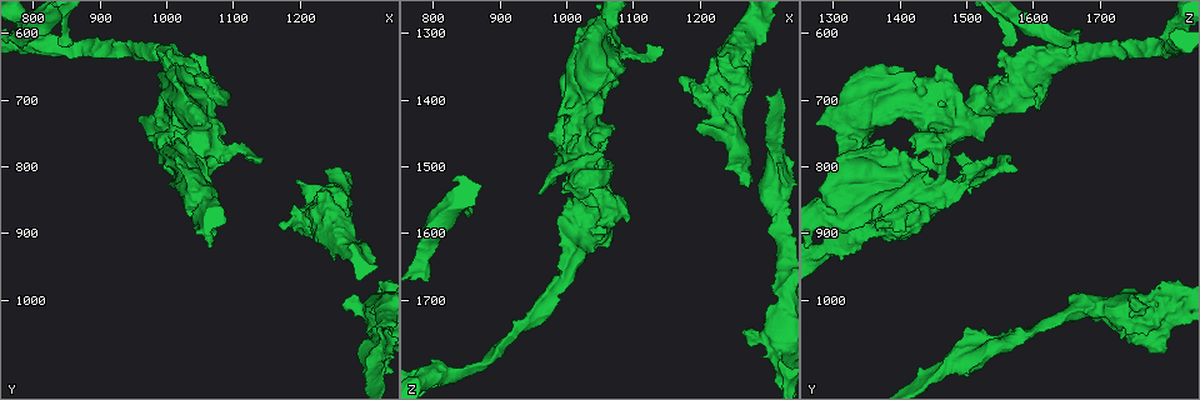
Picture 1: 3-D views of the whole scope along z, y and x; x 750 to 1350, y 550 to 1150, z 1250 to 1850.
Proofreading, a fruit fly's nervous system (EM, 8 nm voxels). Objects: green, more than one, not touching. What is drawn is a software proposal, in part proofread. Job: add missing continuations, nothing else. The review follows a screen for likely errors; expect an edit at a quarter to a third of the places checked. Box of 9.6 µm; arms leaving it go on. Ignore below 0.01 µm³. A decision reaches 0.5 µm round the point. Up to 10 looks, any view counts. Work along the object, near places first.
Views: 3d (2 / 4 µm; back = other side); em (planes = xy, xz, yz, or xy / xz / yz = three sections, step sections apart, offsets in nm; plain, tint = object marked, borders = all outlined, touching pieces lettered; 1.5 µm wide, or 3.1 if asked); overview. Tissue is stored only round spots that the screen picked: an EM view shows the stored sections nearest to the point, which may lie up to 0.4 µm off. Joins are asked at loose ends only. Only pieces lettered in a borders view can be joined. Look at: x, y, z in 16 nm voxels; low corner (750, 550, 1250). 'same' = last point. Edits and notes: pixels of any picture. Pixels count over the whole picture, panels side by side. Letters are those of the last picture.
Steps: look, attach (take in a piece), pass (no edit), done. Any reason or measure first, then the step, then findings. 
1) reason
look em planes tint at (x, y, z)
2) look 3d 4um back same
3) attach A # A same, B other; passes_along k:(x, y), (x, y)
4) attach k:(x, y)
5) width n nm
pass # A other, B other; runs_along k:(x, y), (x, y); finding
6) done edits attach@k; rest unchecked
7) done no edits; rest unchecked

free end
look em planes borders at (1175, 895, 1360)

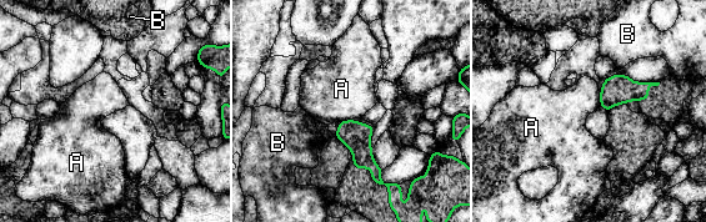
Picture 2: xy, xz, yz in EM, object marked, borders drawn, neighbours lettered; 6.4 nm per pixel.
pass # A other, B other; border 2:(351, 119), (340, 122); none of them fits

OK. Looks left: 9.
look em planes borders at (995, 790, 1530)

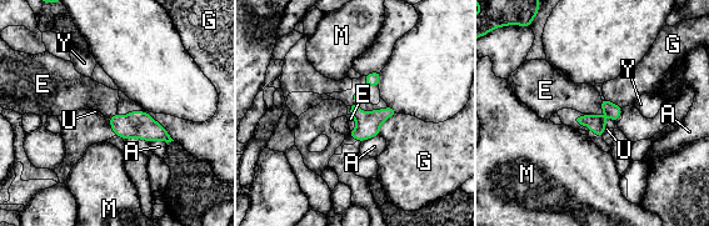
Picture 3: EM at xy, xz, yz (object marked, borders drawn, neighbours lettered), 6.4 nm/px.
pass # A other, E other, G other, M other, U other, Y other; border 3:(600, 100), (600, 108), (614, 122); none of them fits

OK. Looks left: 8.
tapers out
look em yz step 4 borders at (850, 620, 1570)

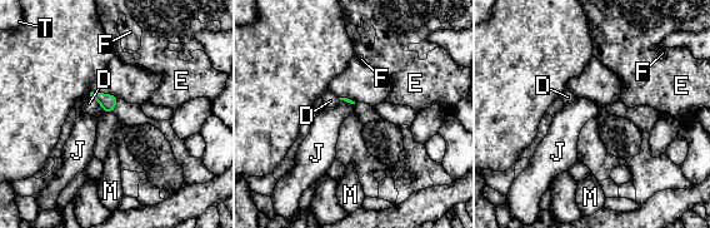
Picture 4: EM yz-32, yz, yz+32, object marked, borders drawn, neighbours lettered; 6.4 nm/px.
cut it another way
look em planes borders same

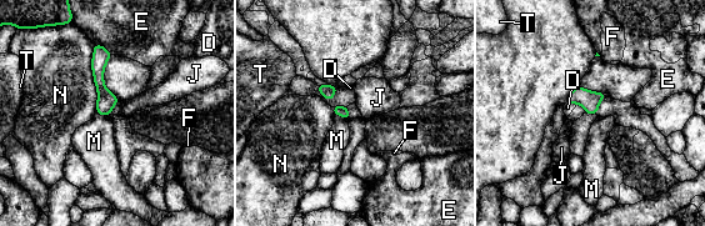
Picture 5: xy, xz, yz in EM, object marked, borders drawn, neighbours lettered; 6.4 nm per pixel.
pass # D other, E other, F other, J other, M other, N other, T other; runs_along 5:(96, 48), (106, 112); no lettered piece goes on from it

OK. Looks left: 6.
branch stops here
look em xz step 4 tint at (1265, 1005, 1750)

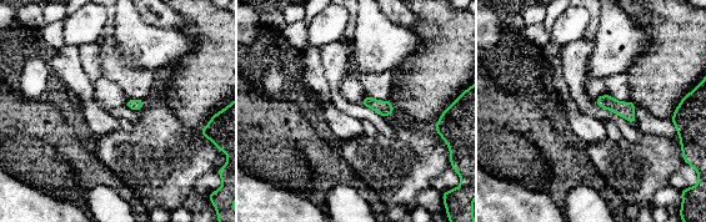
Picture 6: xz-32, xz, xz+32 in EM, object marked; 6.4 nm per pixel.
cut it another way
look em planes borders same

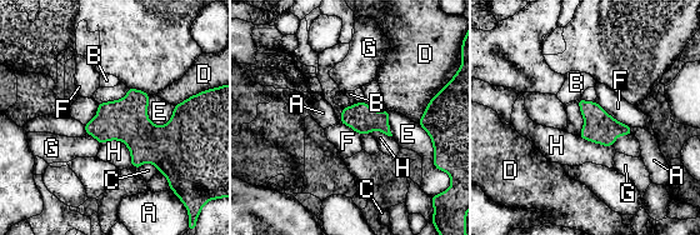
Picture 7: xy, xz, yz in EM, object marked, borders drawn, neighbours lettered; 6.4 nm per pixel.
longest_contact F 280 nm
pass # A other, B other, C other, D other, E other, F other, G other, H other; none of them fits

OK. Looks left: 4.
done no edits; rest unchecked

